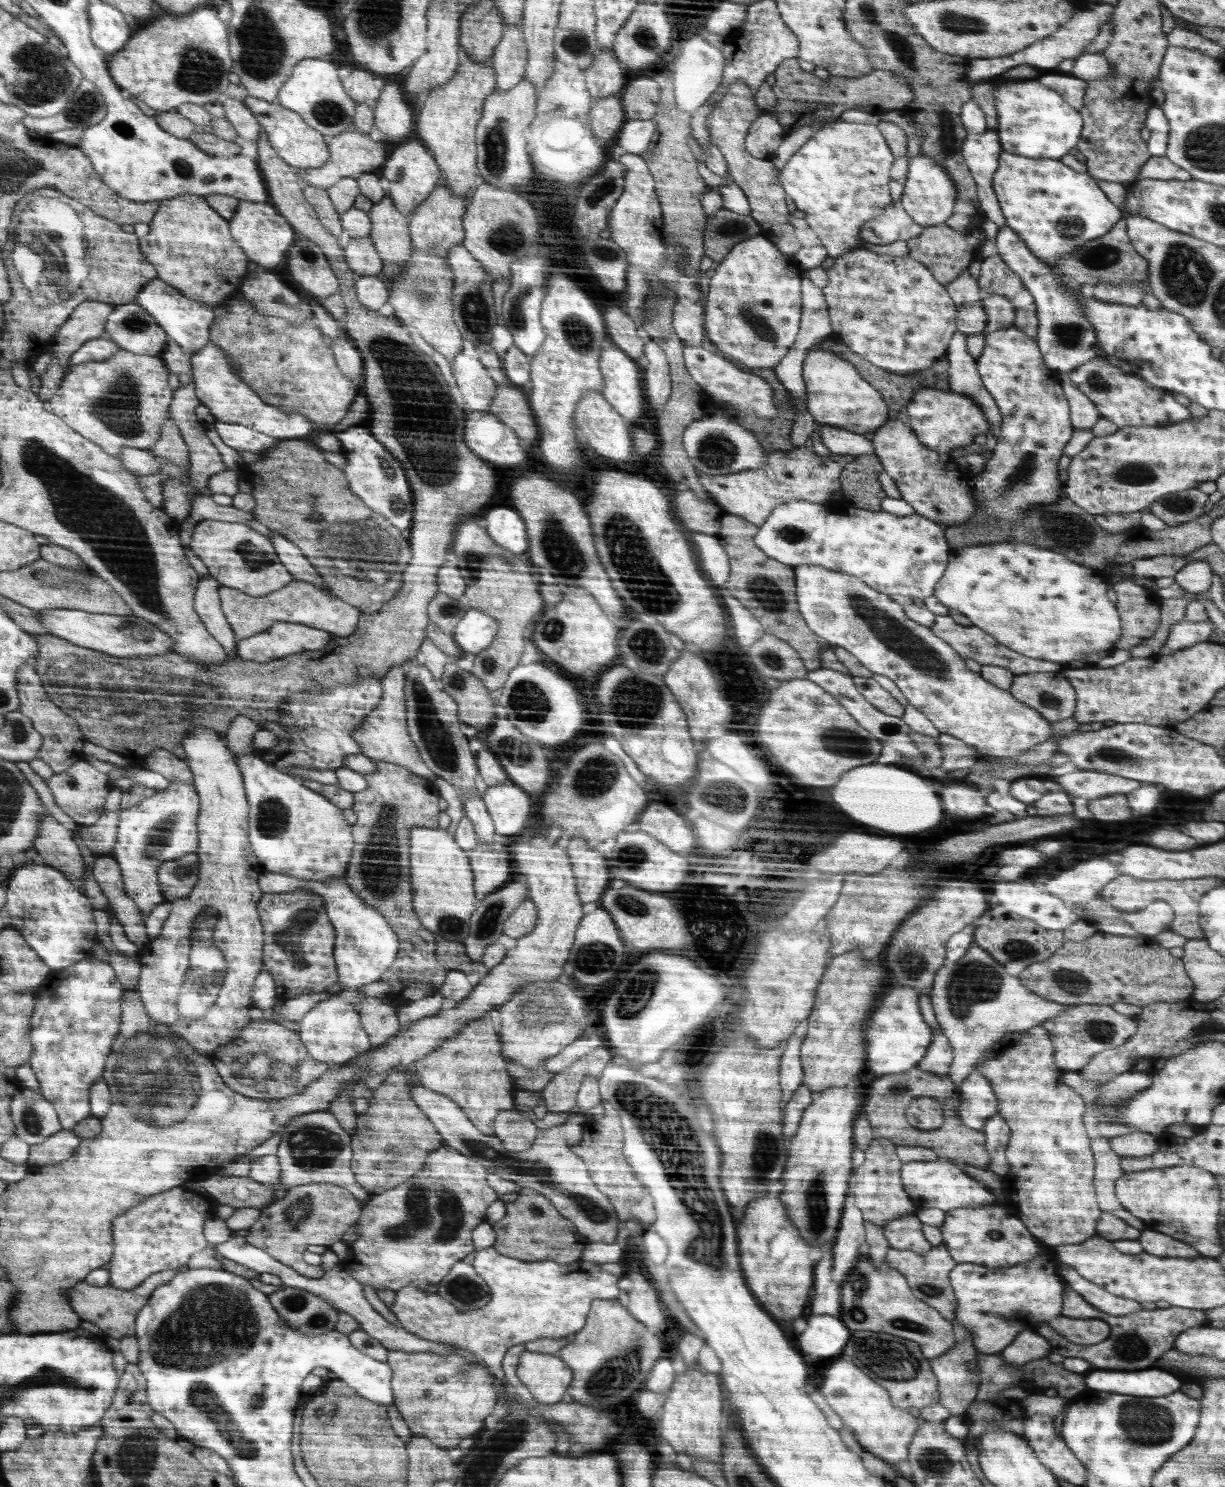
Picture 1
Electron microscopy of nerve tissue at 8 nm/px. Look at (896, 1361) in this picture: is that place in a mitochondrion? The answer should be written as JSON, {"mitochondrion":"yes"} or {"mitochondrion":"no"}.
{"mitochondrion":"yes"}

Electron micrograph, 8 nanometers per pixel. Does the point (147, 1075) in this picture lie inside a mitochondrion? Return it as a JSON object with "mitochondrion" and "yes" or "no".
{"mitochondrion":"yes"}

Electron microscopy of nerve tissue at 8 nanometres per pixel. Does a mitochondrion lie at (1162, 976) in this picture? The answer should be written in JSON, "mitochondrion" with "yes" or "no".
{"mitochondrion":"no"}

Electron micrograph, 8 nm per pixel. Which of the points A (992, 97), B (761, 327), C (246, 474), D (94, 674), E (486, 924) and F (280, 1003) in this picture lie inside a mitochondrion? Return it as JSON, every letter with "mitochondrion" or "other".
{"A":"other","B":"mitochondrion","C":"other","D":"mitochondrion","E":"mitochondrion","F":"other"}

